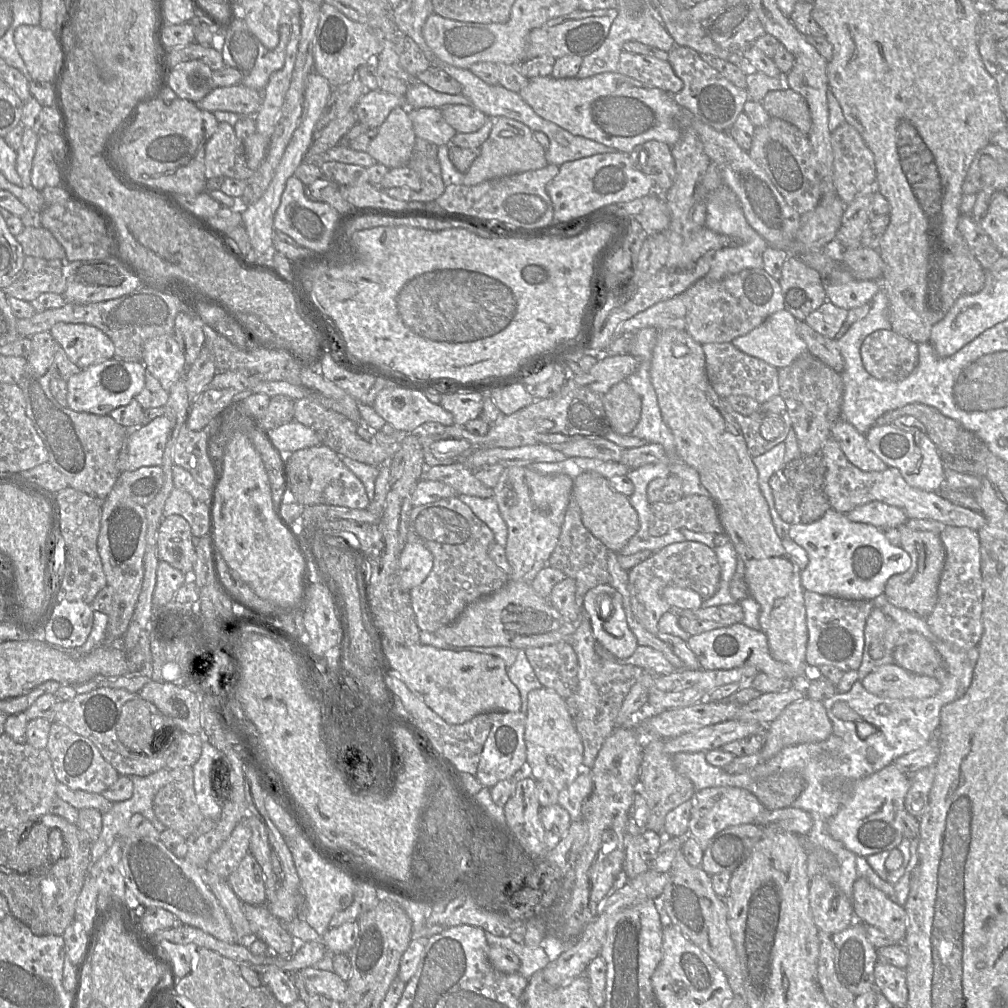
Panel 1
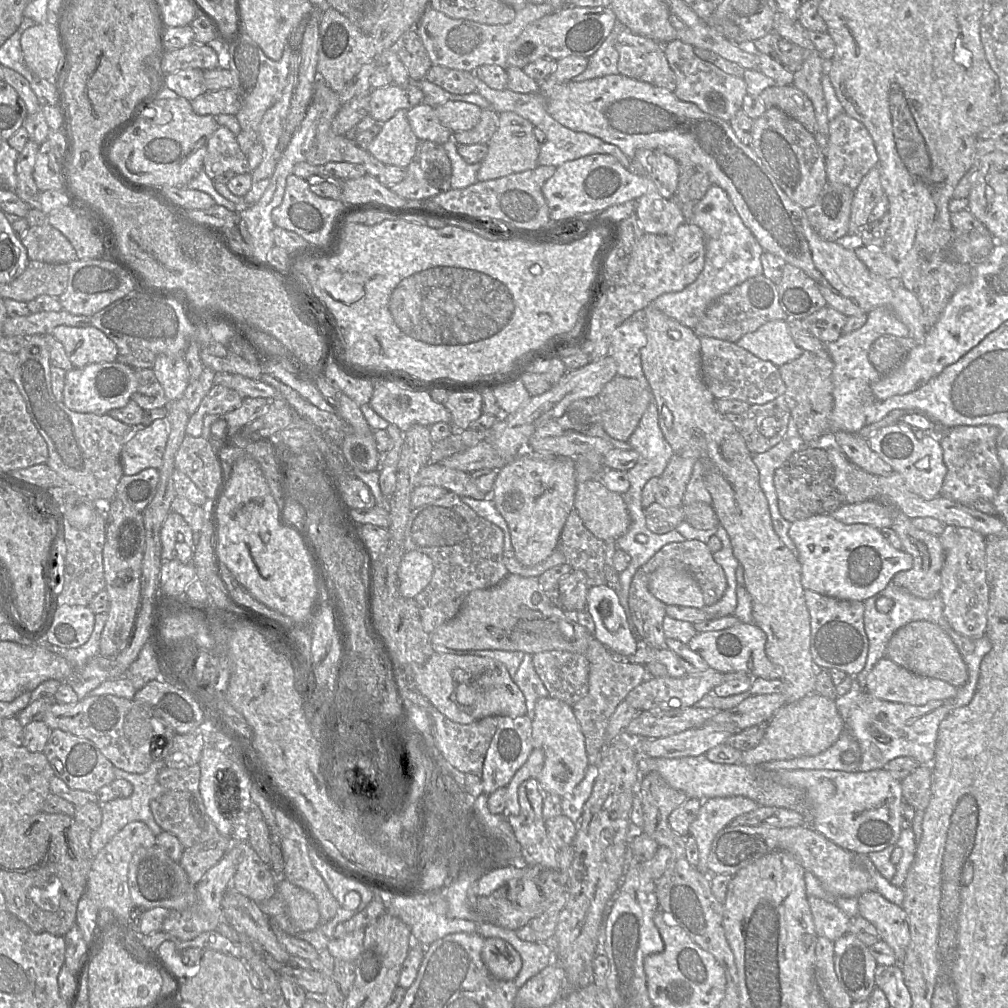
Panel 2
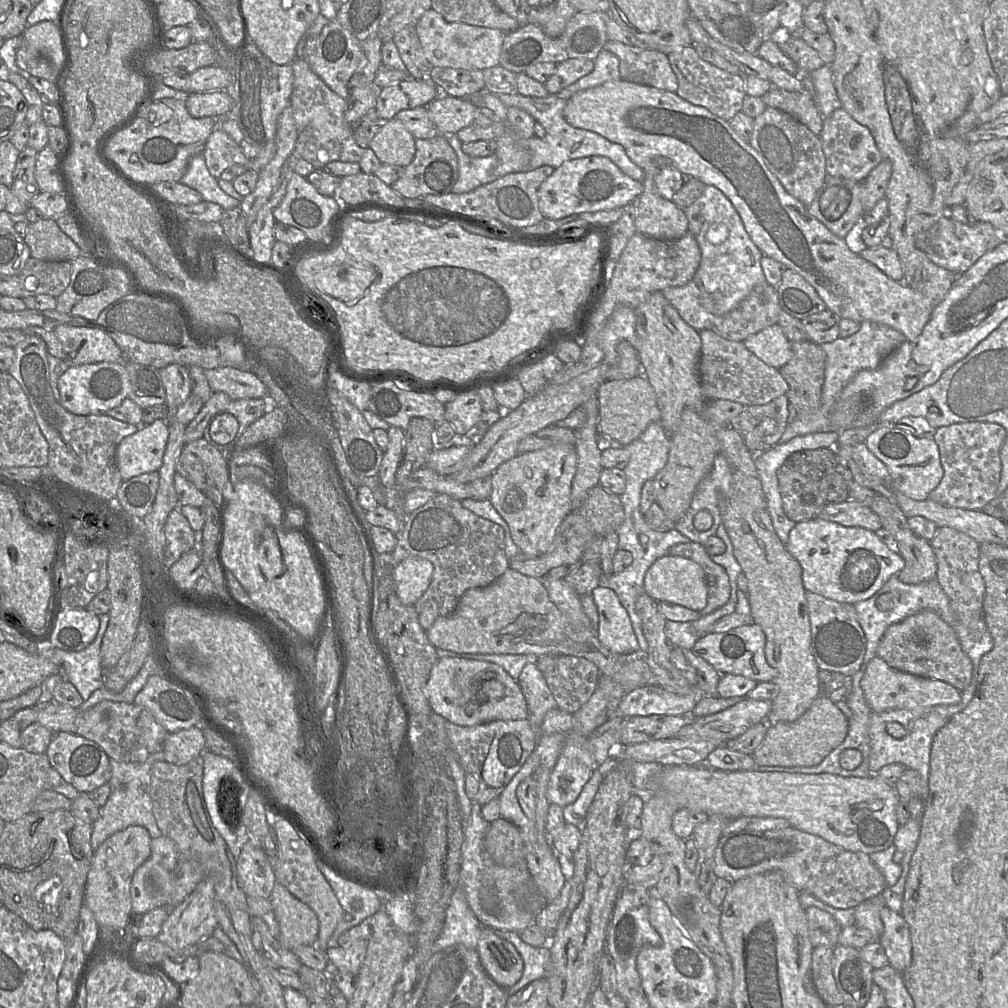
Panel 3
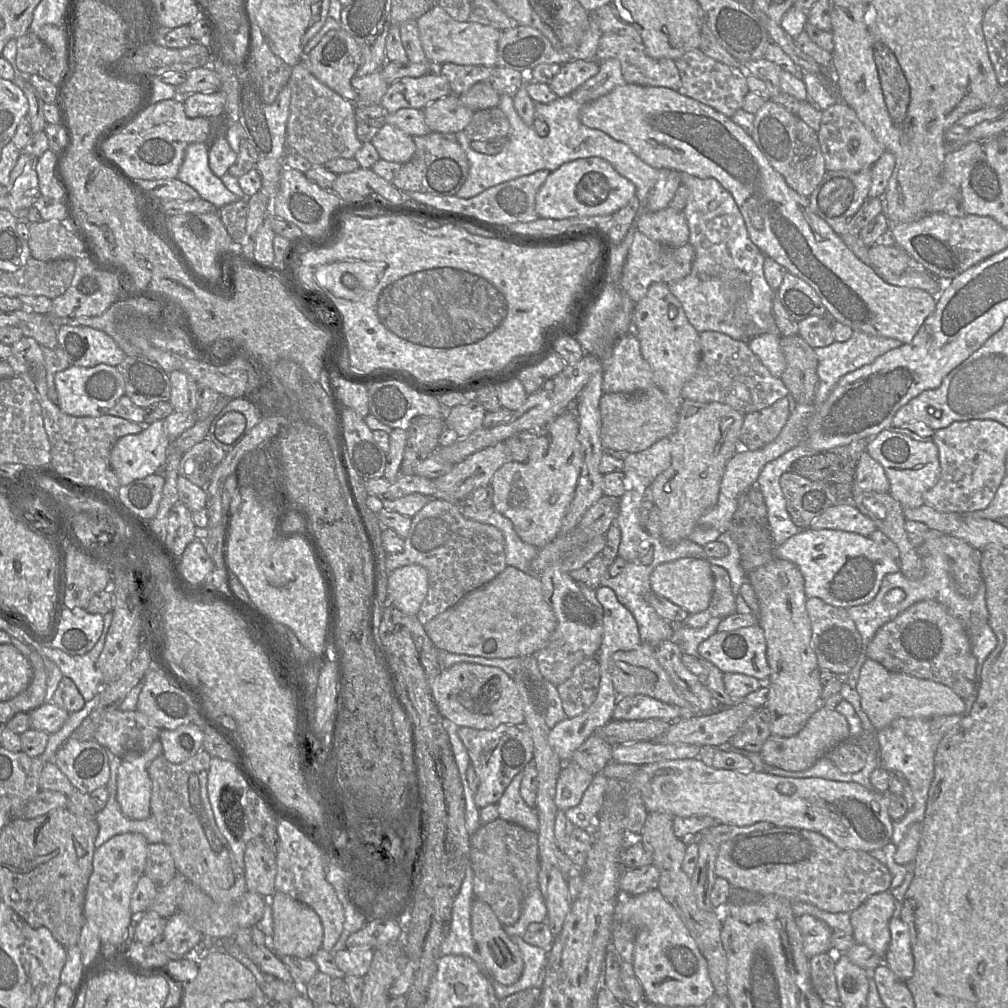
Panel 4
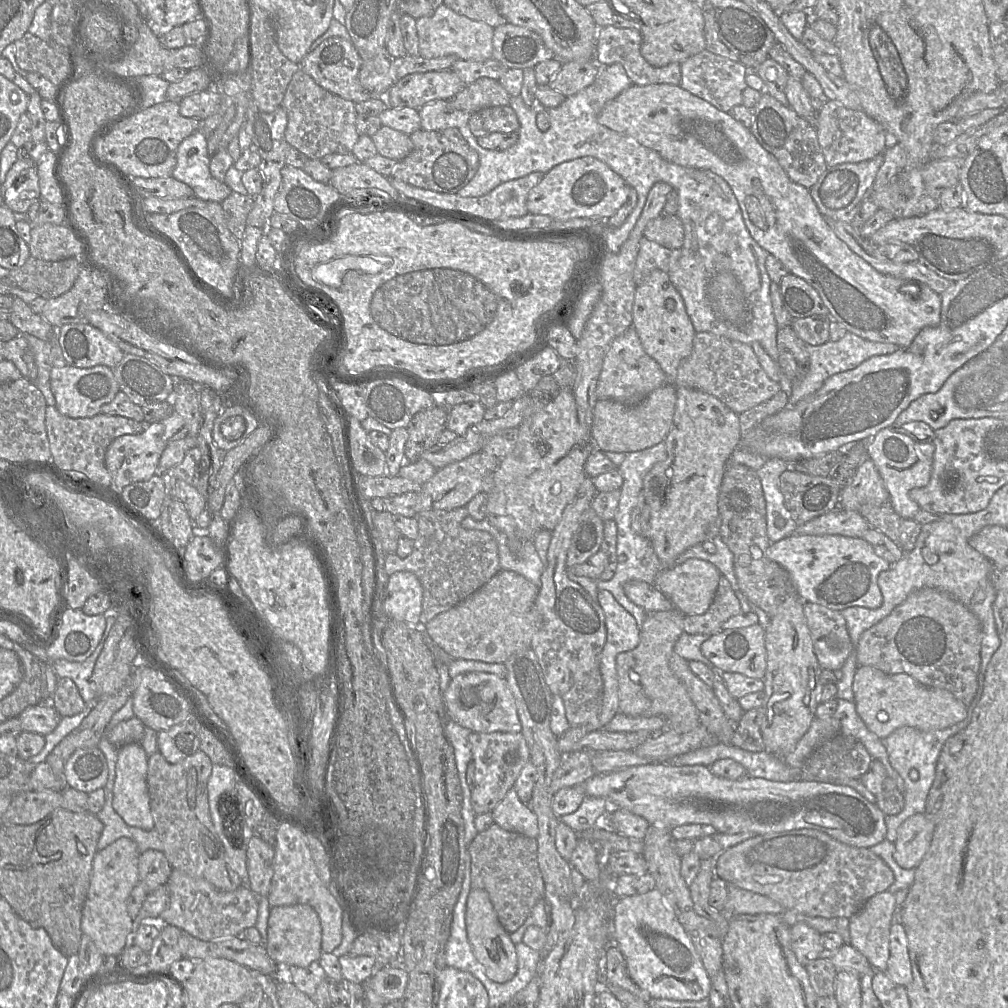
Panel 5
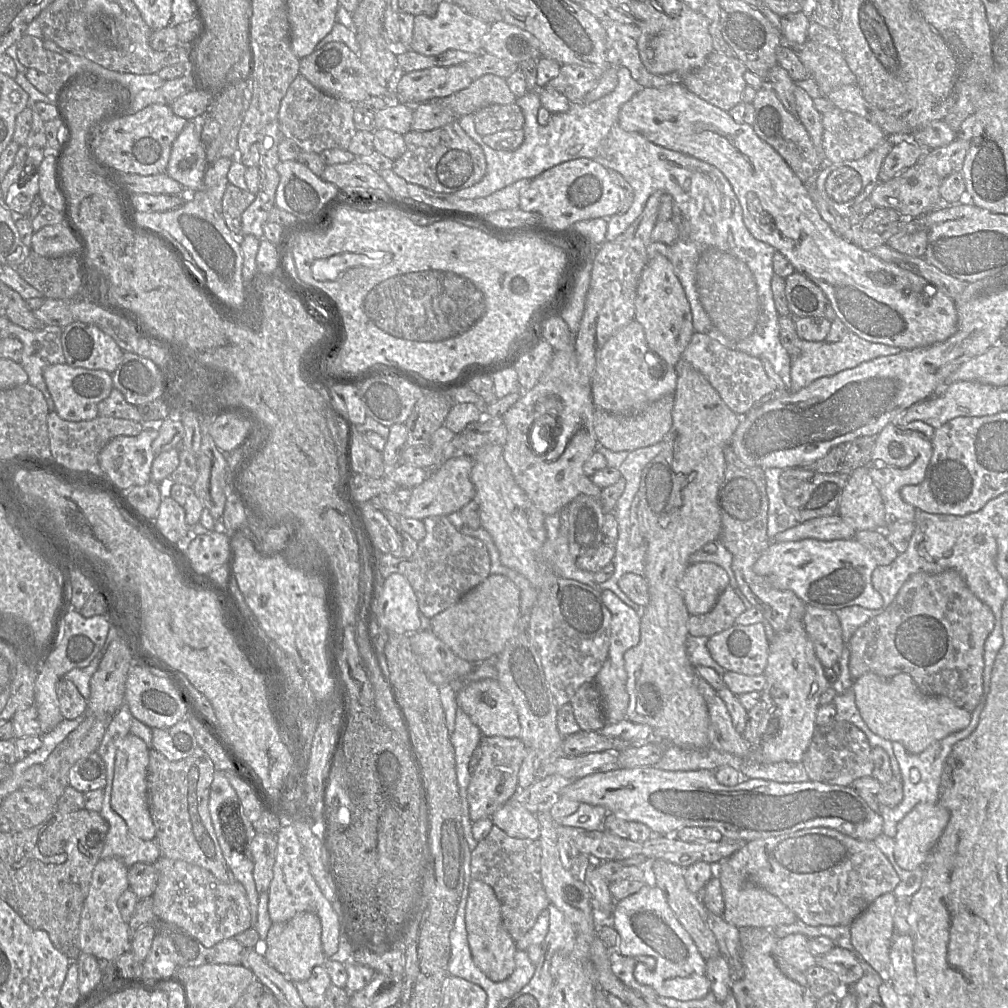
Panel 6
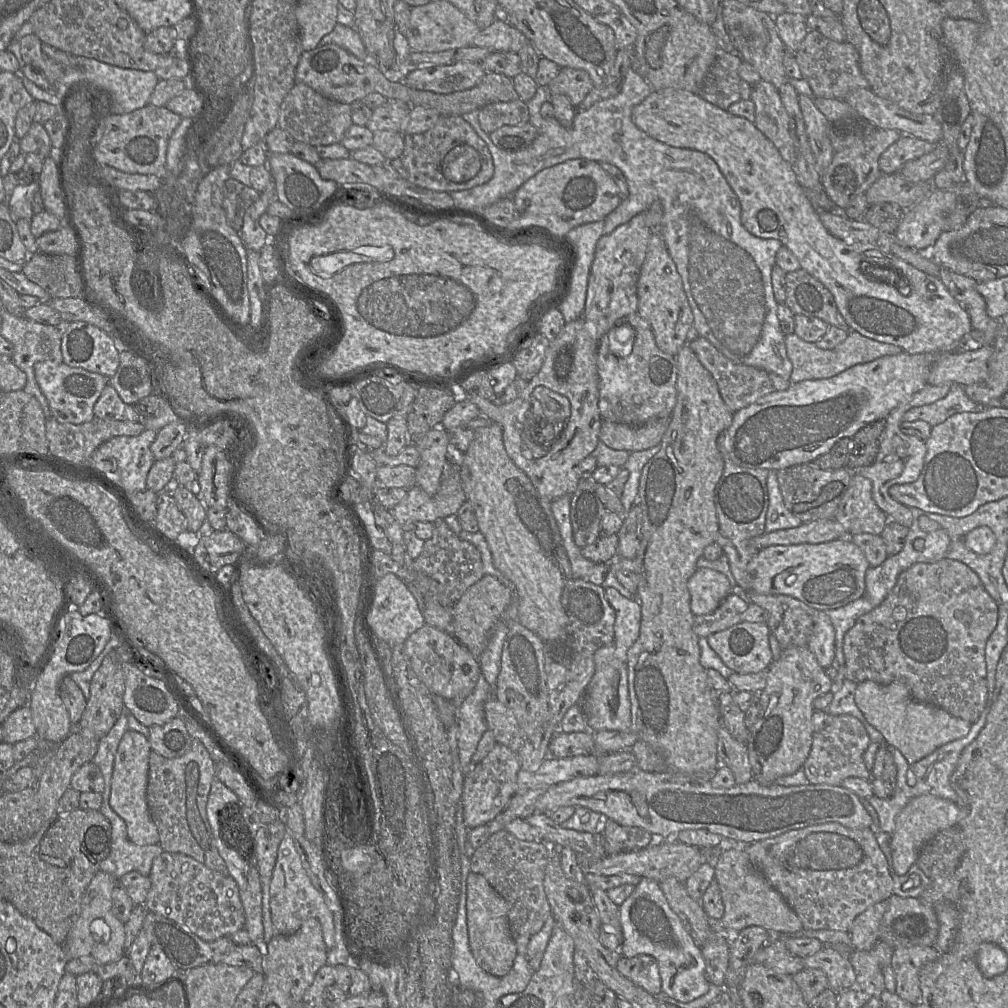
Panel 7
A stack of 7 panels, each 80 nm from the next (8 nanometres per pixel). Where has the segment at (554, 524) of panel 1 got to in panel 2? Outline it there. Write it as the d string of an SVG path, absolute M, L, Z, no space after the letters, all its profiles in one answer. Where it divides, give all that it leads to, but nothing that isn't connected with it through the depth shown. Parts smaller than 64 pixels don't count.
M522 454L498 471L490 498L508 524L514 555L523 566L537 565L557 548L566 520L574 509L576 487L575 457L536 459Z

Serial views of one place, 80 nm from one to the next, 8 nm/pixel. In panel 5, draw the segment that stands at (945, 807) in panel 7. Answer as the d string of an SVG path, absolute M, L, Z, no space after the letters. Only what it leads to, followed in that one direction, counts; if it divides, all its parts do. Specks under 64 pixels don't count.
M924 813L907 818L897 830L893 858L904 869L915 869L927 852L934 823Z

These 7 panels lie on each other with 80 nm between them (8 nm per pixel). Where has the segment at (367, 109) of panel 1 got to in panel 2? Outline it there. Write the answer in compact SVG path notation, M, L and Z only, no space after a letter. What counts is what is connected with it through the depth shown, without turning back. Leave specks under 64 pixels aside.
M417 83L372 89L369 92L369 112L376 122L384 123L392 118L398 110L409 110L423 103L424 94Z

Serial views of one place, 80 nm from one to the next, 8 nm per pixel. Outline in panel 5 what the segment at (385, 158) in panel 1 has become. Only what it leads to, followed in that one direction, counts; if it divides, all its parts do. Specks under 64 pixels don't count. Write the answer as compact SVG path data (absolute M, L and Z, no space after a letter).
M382 126L372 137L377 153L401 161L413 150L410 136L393 128Z

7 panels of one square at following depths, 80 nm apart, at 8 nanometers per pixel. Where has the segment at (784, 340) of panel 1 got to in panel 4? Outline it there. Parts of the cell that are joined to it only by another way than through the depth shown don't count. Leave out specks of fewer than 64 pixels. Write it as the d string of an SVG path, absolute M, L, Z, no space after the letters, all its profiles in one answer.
M765 333L753 337L748 342L750 350L777 378L780 378L786 368L786 360L780 346L780 339L781 335L778 333Z

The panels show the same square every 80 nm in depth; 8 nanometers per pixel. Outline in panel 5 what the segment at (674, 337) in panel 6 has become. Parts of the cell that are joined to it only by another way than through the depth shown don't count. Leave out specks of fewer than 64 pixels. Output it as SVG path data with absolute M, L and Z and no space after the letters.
M654 270L637 286L633 304L633 325L645 352L661 367L667 384L674 384L681 361L693 349L696 331L687 314L680 293L670 280L668 273Z

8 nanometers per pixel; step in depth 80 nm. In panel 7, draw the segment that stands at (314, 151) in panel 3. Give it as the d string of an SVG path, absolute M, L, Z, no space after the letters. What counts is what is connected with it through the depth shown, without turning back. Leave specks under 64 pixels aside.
M296 82L283 100L278 118L278 127L288 132L295 141L313 147L340 143L352 124L349 104L330 100L301 82Z

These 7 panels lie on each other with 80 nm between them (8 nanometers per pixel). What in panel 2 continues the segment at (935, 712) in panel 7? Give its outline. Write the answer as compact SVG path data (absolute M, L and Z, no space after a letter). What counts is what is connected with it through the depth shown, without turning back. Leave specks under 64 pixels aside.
M887 657L880 659L869 672L865 689L876 698L911 705L952 698L957 692L948 682L909 672Z

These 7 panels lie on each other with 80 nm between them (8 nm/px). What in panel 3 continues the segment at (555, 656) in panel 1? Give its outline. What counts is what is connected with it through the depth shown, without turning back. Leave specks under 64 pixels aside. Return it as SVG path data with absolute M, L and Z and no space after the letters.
M560 655L552 670L542 672L557 705L575 713L598 687L600 670L586 658Z

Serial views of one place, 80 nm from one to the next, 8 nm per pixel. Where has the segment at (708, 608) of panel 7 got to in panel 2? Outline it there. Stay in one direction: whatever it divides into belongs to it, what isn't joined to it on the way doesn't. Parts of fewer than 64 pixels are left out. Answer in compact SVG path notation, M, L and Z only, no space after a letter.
M659 567L649 576L648 588L666 605L703 609L702 590L695 578L683 568Z

